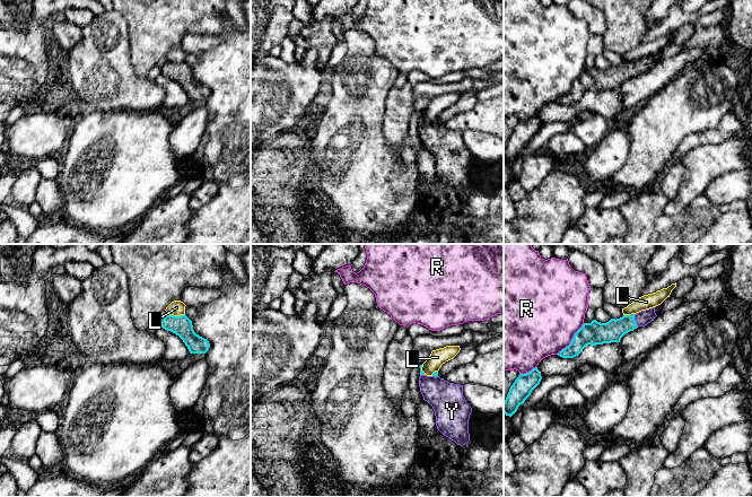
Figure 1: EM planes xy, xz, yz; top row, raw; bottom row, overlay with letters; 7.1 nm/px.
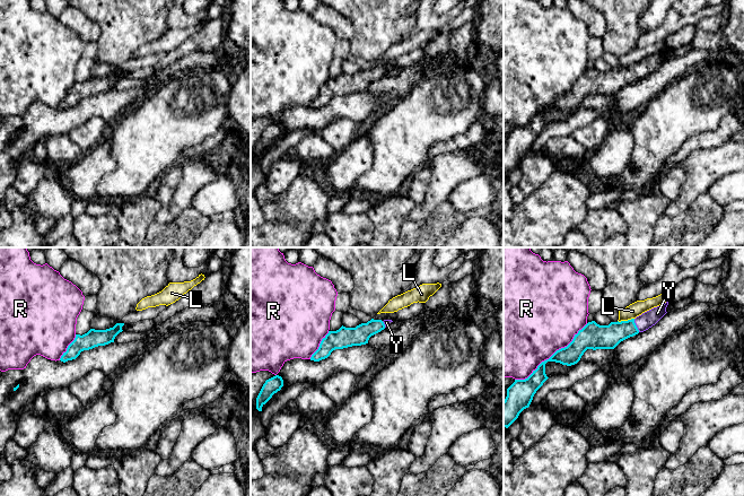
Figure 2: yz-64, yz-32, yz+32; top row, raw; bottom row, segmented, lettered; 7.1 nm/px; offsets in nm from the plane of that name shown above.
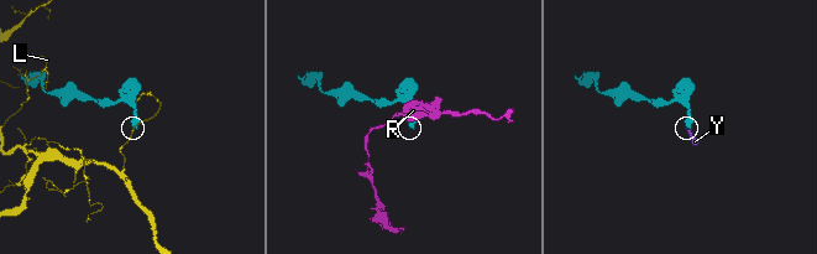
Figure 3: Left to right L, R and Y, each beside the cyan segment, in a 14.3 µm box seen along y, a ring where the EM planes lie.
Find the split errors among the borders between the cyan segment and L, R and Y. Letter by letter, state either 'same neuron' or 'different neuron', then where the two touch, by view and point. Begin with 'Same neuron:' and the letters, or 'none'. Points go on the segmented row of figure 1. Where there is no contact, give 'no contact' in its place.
Same neuron: Y
L: different neuron; contact xy (176, 316)
R: different neuron; contact yz (571, 340)
Y: same neuron; contact yz (635, 321)

